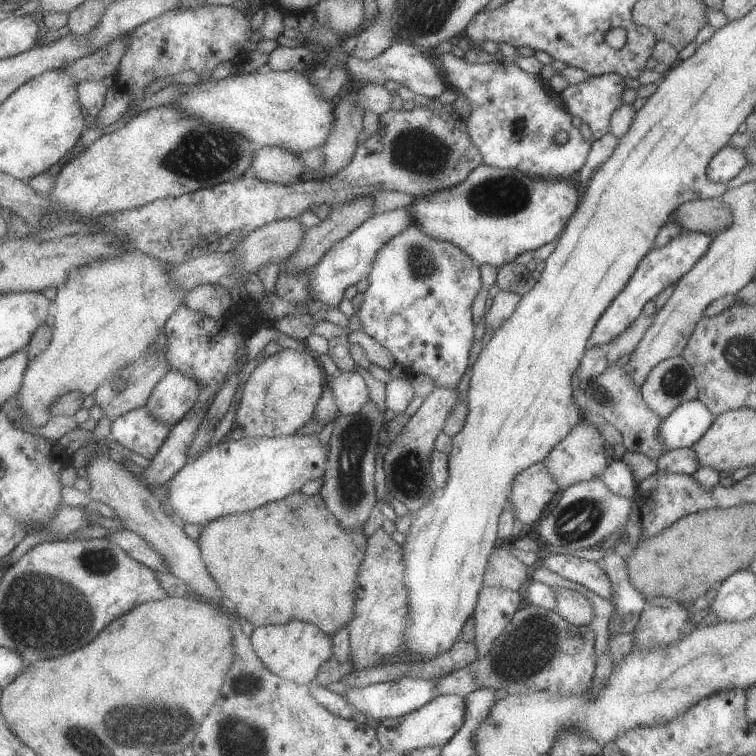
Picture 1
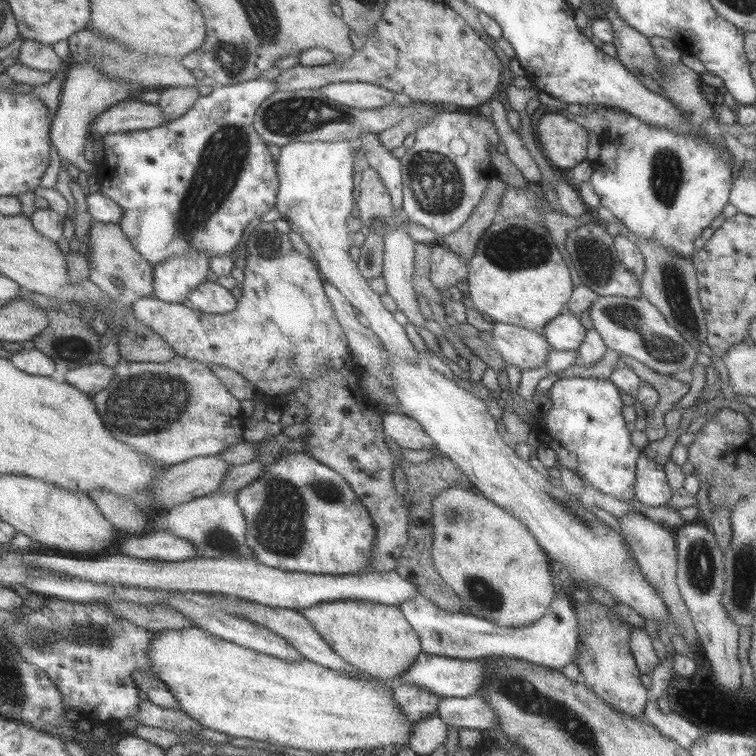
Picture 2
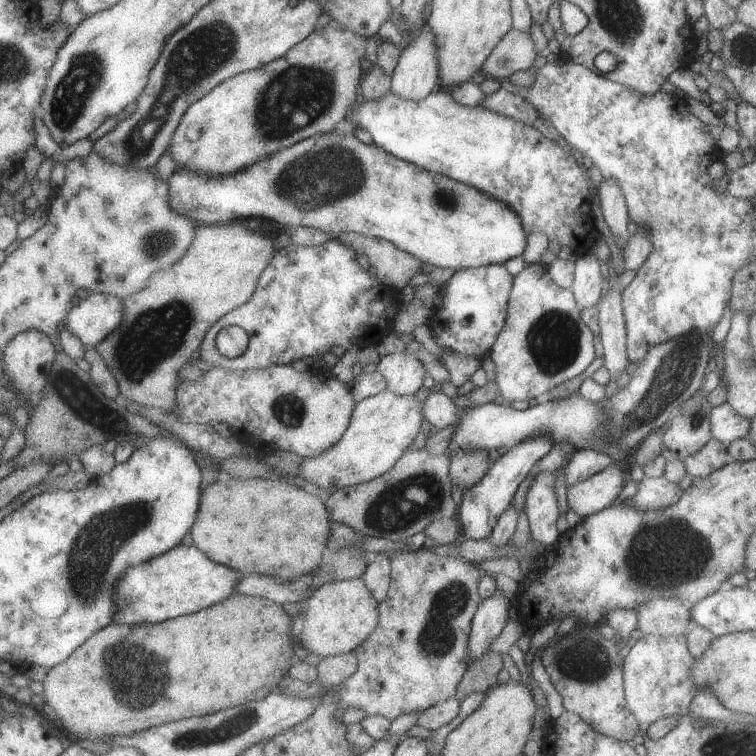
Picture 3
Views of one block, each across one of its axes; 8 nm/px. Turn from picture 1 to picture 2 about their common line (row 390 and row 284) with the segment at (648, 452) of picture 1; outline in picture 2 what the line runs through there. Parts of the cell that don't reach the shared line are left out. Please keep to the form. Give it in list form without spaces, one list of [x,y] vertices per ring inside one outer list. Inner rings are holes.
[[[585,223],[573,231],[568,231],[564,247],[581,284],[590,288],[595,294],[637,298],[641,295],[640,281],[621,264],[613,246],[613,239],[605,231],[603,223],[593,225]]]

